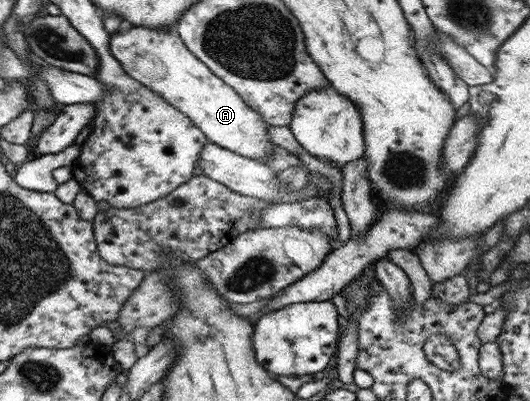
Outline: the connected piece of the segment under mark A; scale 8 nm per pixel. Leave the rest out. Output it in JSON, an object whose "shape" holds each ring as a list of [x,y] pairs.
{"shape":[[[173,23],[167,33],[165,29],[132,26],[124,32],[116,31],[109,35],[109,52],[128,77],[183,113],[193,126],[201,130],[208,142],[259,162],[265,162],[274,153],[274,145],[267,136],[268,125],[259,113],[250,109],[233,89],[189,53]]]}

